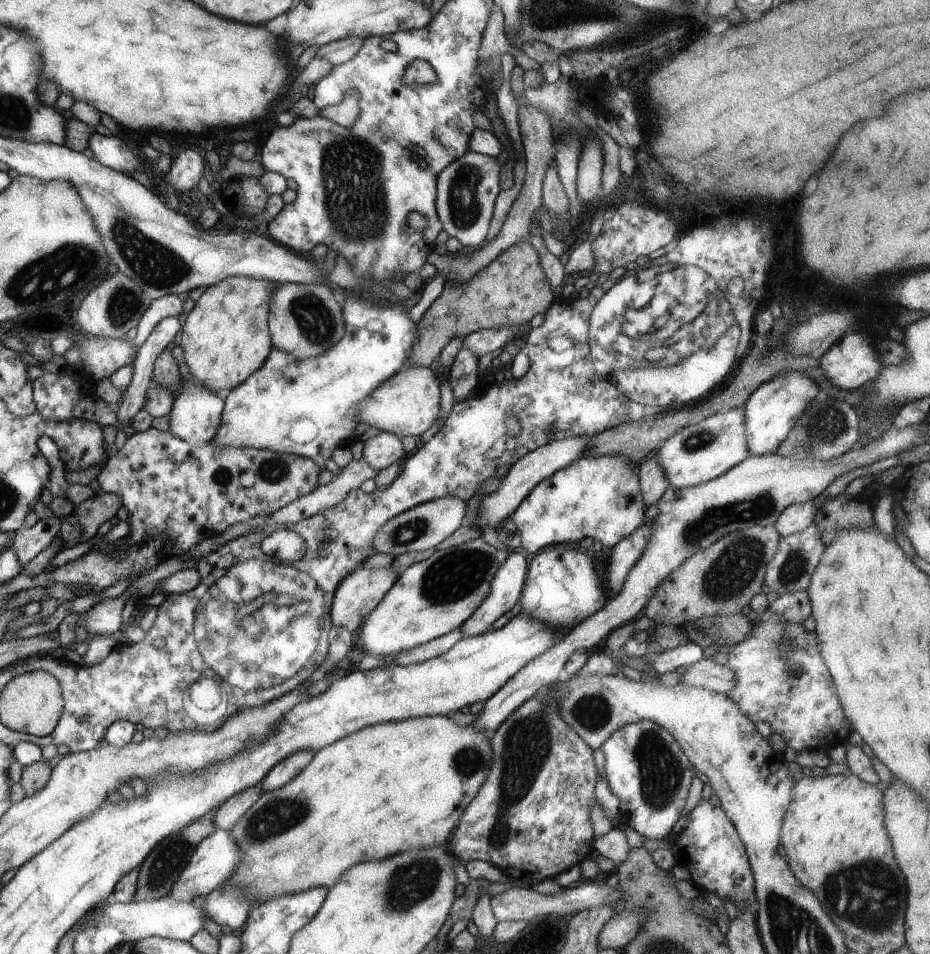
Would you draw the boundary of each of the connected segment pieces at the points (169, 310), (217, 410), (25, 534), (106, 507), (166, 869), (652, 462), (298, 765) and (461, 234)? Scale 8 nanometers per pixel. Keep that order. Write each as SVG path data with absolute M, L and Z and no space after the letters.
M166 294L166 296L156 298L156 304L152 304L152 308L148 308L148 316L144 316L144 320L140 320L140 328L137 328L136 337L131 341L132 346L138 350L155 326L163 319L183 317L183 299L184 297L177 294Z
M181 346L174 347L171 353L179 364L178 370L181 372L183 388L176 397L171 414L168 416L168 431L172 435L179 437L180 440L188 441L192 444L210 443L218 434L221 426L226 400L223 395L216 394L203 385L195 384Z
M54 518L42 519L27 530L14 532L11 549L19 560L19 566L28 564L57 538L59 522Z
M110 493L96 495L75 506L74 513L81 526L81 540L93 539L97 535L98 527L116 515L121 506L119 496Z
M220 806L215 810L208 811L203 818L196 819L194 823L187 824L182 831L176 831L174 835L167 836L150 855L144 860L142 866L138 867L139 877L137 878L138 888L135 890L132 902L142 902L150 899L162 899L167 896L171 884L177 880L180 871L188 864L192 853L196 847L207 836L210 836L217 828L215 827L215 814Z
M656 457L640 462L639 479L641 482L641 495L647 504L647 508L659 500L668 487L672 487Z
M314 749L298 751L276 764L266 778L263 779L263 792L278 788L298 776L312 762L316 753L317 750Z
M470 150L439 172L437 212L442 228L458 238L463 246L478 246L490 232L494 202L500 189L500 162Z

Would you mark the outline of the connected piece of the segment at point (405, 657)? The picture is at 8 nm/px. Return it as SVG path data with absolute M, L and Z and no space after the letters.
M461 627L449 632L447 635L435 638L430 643L421 644L408 651L400 651L395 655L388 655L380 659L384 660L385 665L411 665L423 663L424 661L436 658L440 654L450 650L458 641L462 640L463 634Z

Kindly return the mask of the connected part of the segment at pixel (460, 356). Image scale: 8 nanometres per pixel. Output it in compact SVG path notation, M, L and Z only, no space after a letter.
M462 348L452 362L448 377L456 403L470 398L470 392L477 389L480 383L478 360L474 353Z

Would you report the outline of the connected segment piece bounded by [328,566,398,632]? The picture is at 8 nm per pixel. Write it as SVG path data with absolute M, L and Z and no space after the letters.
M391 566L387 570L355 568L340 581L339 587L335 590L331 608L328 609L333 626L358 632L362 627L362 622L379 606L379 602L396 584L396 580L398 576L393 572Z

